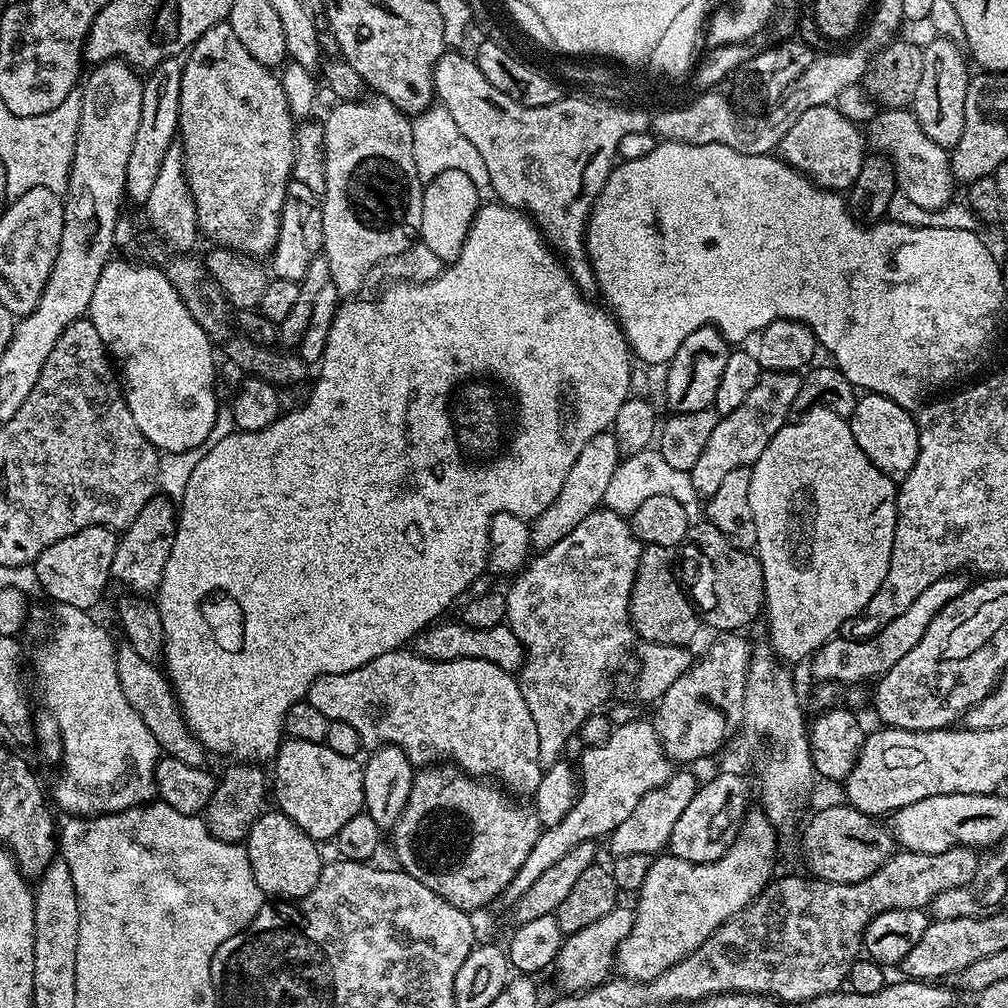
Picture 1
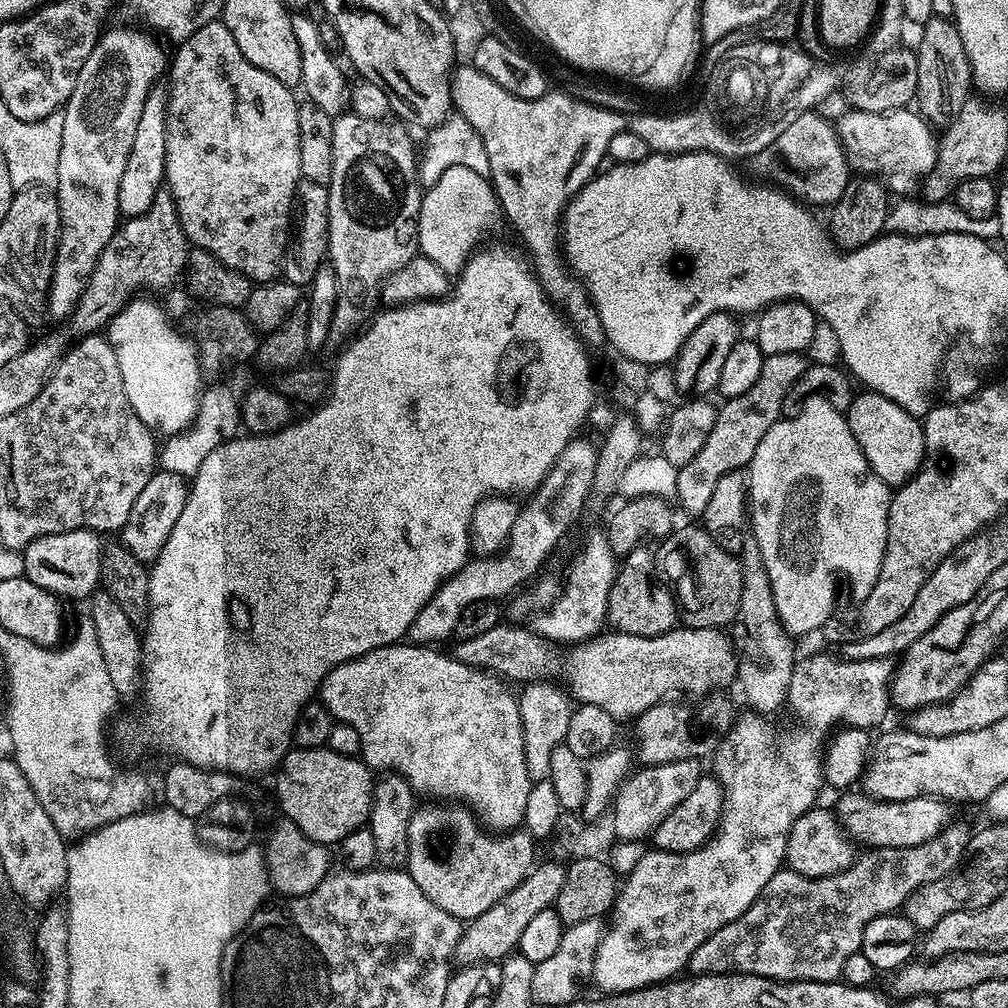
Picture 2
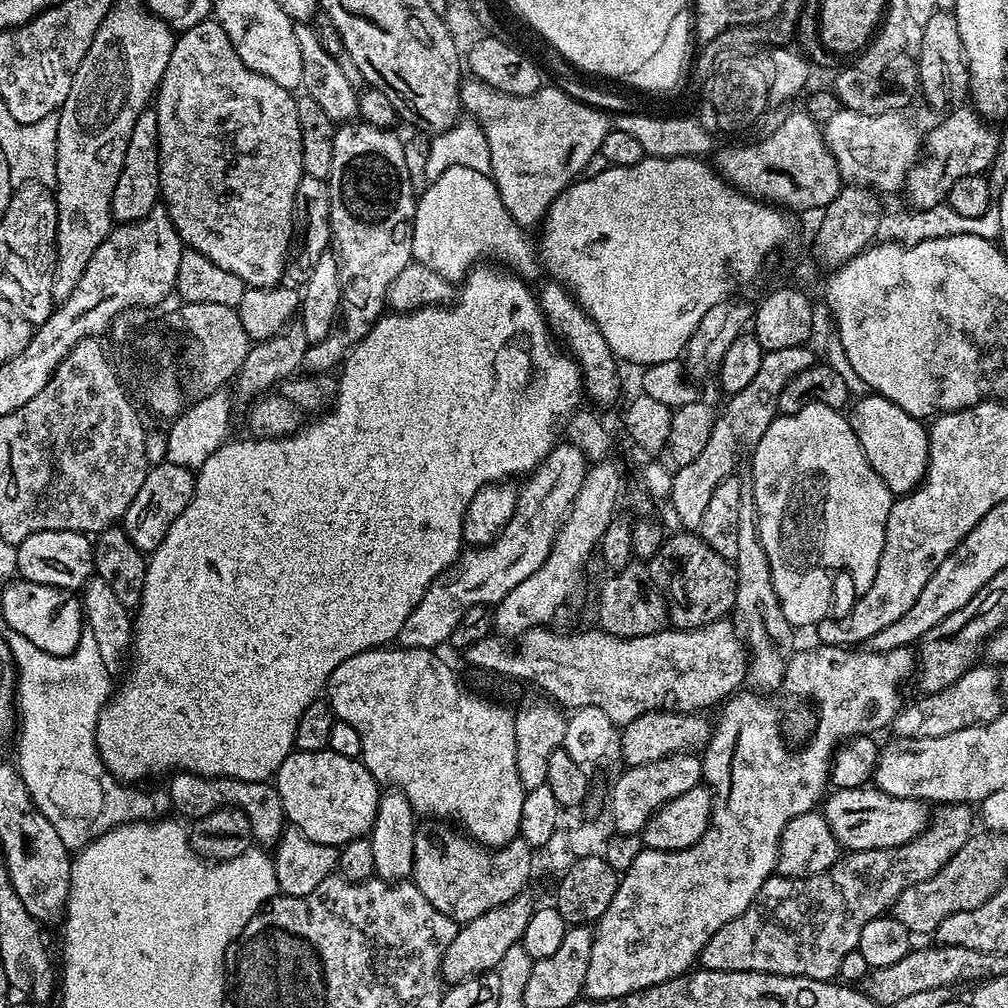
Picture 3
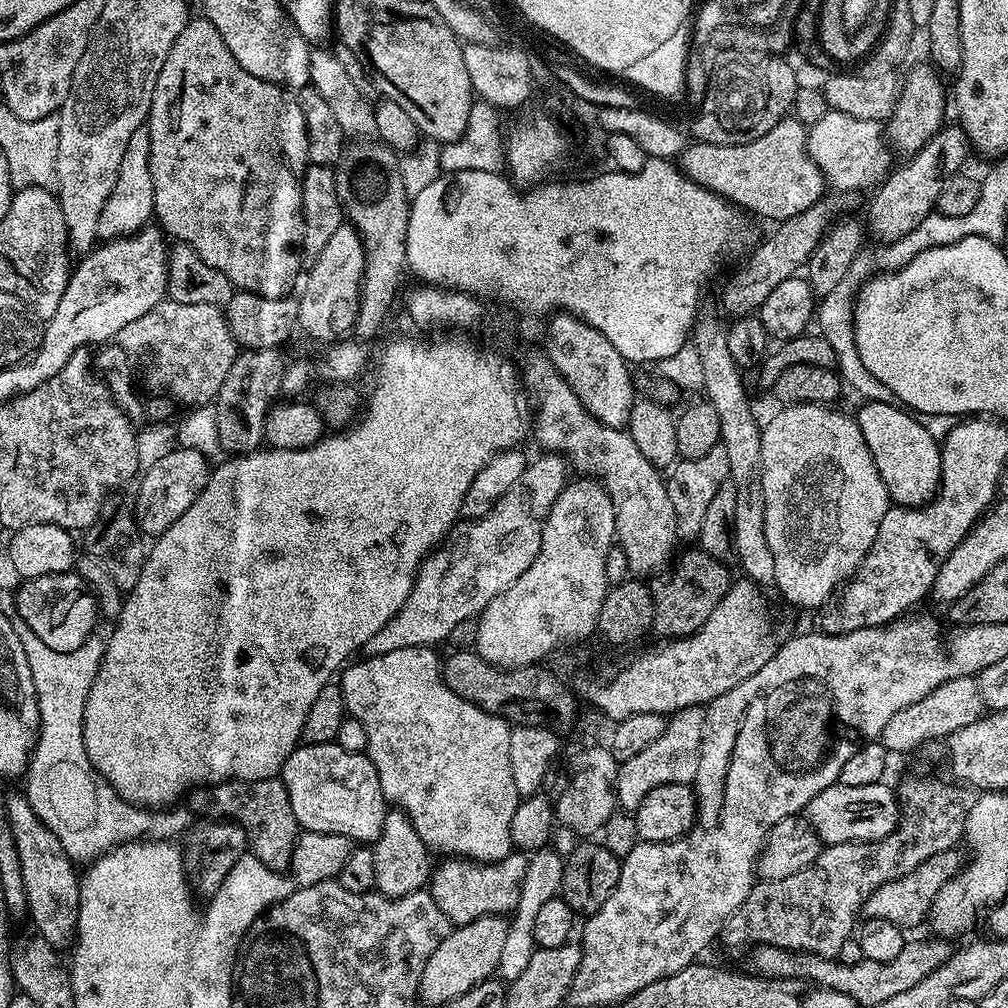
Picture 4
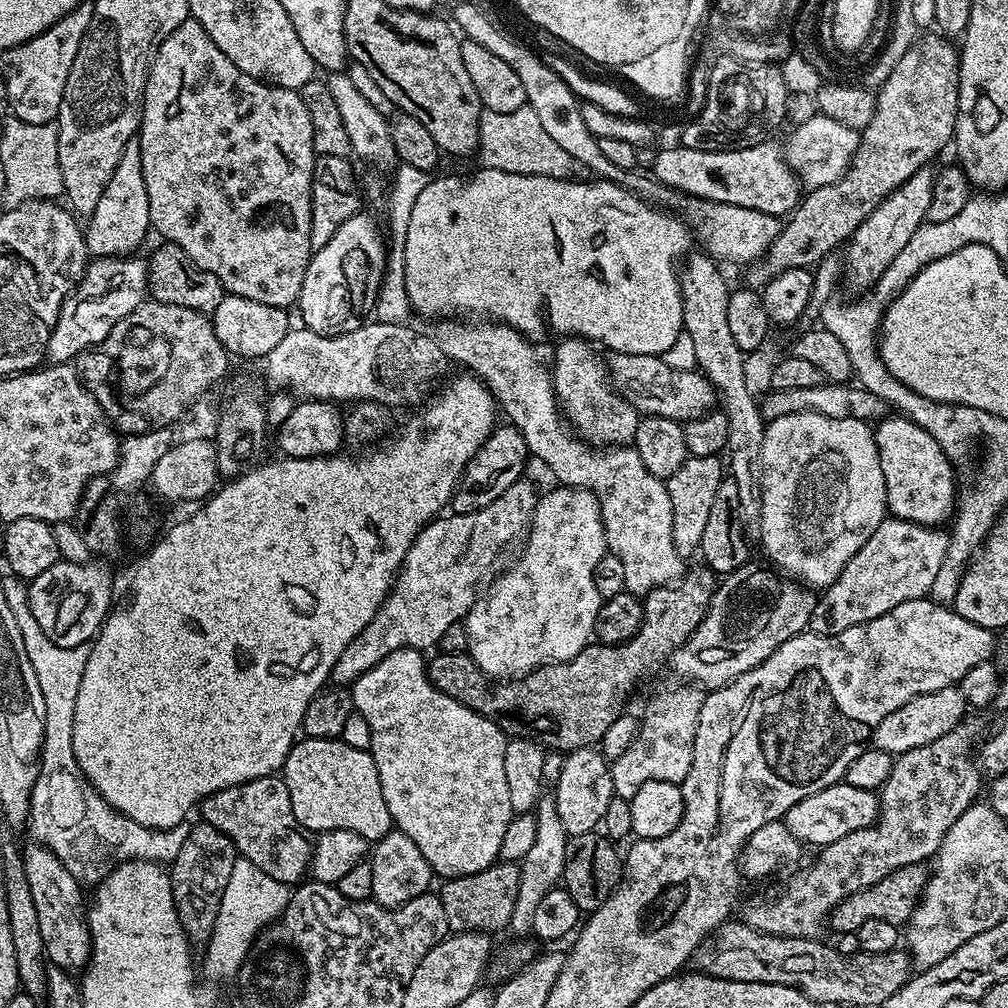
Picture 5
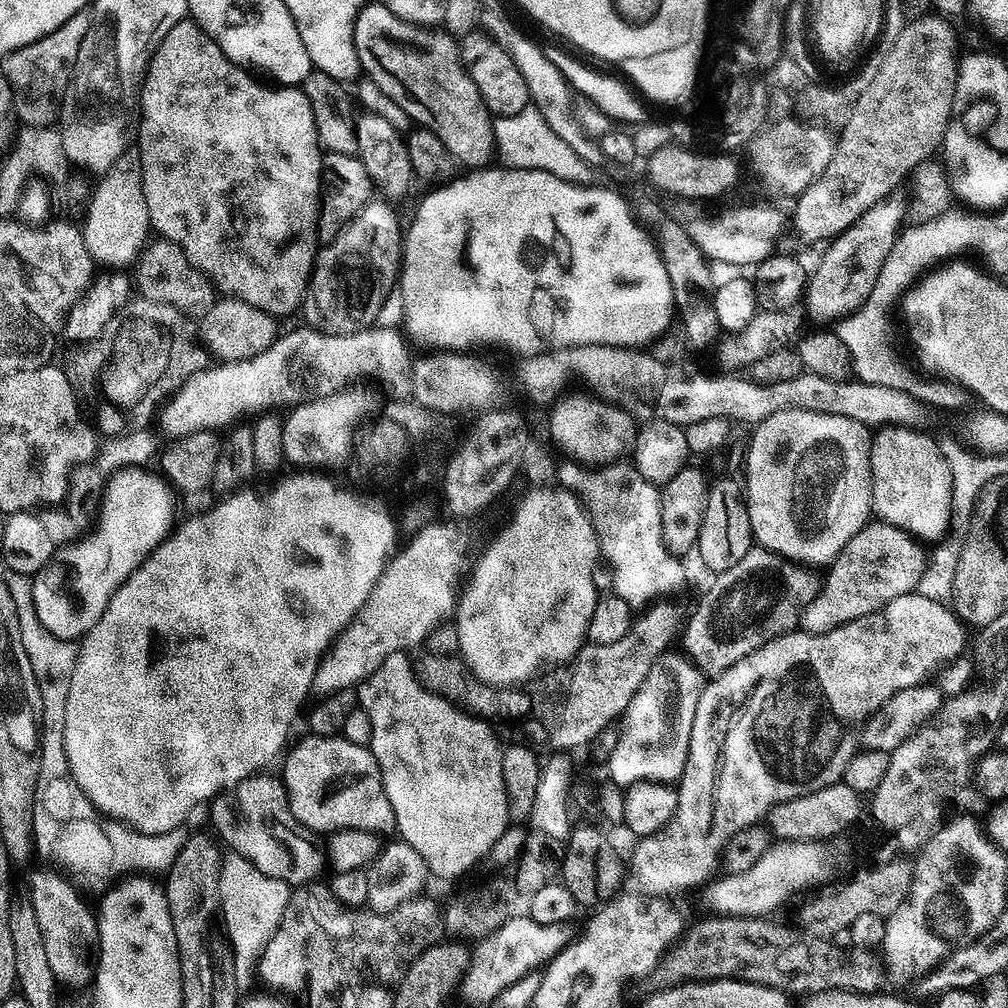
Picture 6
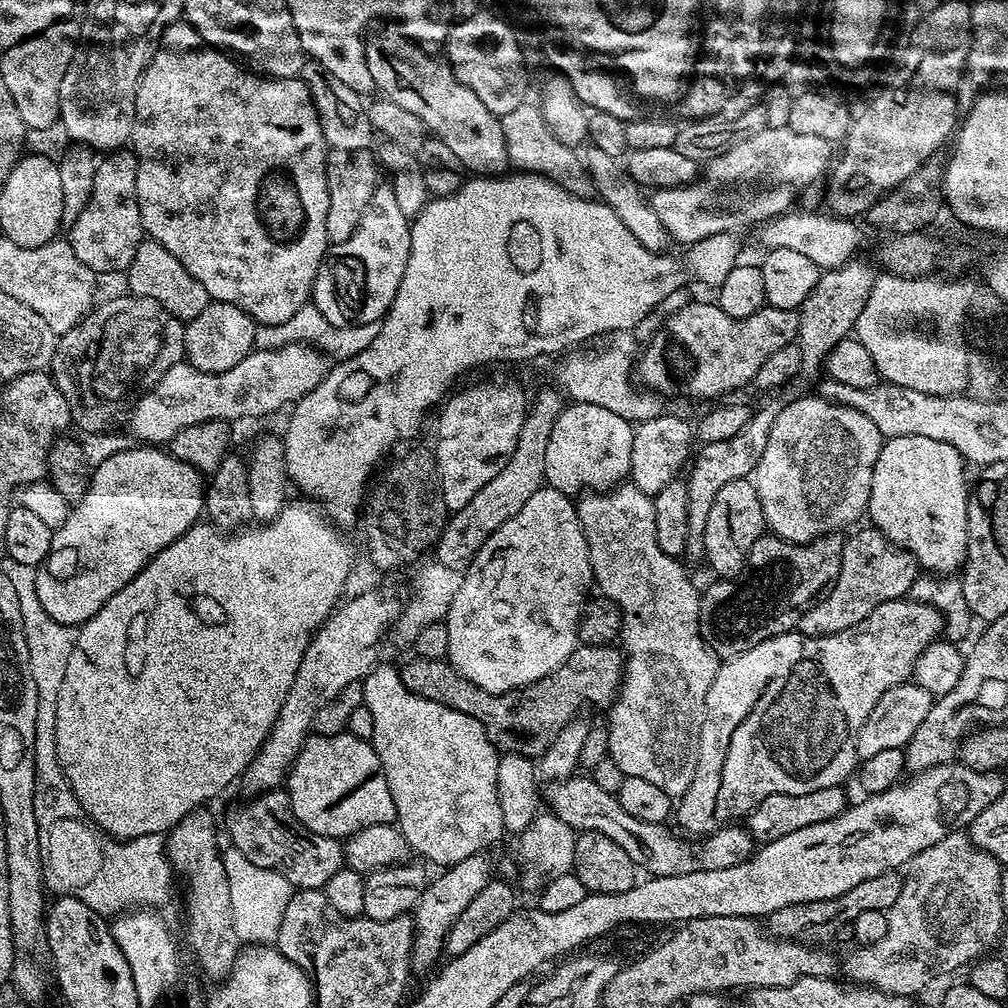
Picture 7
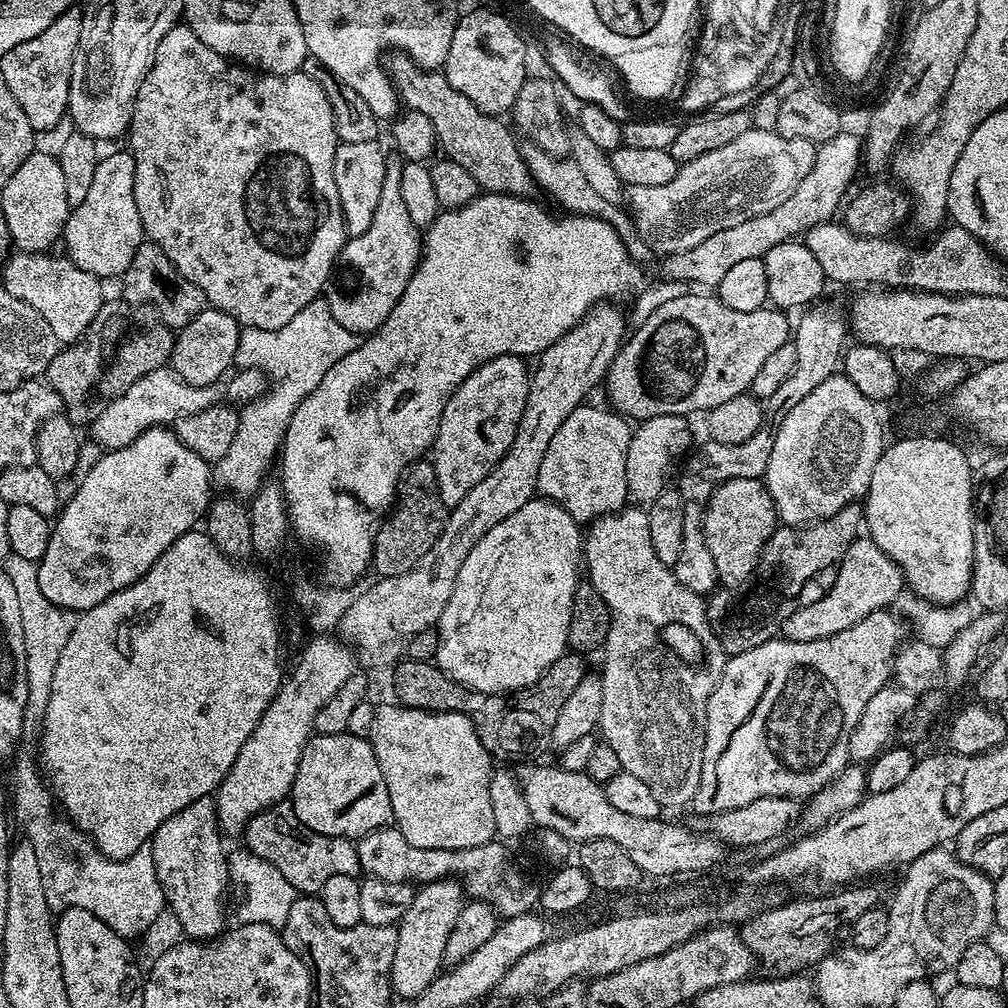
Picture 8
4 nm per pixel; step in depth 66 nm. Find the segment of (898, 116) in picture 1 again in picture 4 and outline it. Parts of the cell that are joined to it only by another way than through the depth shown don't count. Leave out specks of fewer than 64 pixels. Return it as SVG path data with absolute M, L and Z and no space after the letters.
M831 110L808 128L808 153L824 171L827 183L840 192L852 192L855 188L875 189L893 167L893 153L881 121L850 118L850 114Z

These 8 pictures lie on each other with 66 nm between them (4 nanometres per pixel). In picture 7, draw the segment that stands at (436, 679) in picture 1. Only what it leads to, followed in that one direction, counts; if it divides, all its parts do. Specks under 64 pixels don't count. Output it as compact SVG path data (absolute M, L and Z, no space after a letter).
M381 663L373 668L370 675L364 677L362 681L364 685L364 707L370 710L370 715L374 718L374 734L370 743L382 762L382 770L386 774L386 782L390 786L390 798L394 802L396 824L400 833L406 838L409 849L415 855L417 852L418 855L425 856L429 860L429 862L427 861L429 865L440 864L439 866L447 866L457 864L479 852L488 852L491 849L491 844L498 843L500 836L505 835L502 809L498 806L498 762L501 753L492 745L490 738L486 738L486 730L482 730L482 726L474 718L470 718L458 710L450 710L450 706L442 706L442 702L430 702L430 698L422 698L418 694L406 690L406 686L400 677L399 667L393 666L391 668L390 665L383 664Z

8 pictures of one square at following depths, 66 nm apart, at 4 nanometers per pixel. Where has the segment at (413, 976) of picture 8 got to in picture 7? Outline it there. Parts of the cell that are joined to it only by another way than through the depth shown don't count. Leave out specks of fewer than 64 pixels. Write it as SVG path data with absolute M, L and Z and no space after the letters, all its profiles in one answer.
M479 852L457 864L449 864L443 869L441 876L433 875L429 879L422 898L418 898L414 909L416 937L412 943L413 969L424 972L444 952L444 935L454 926L458 914L482 894L482 890L493 879L492 860L488 852Z

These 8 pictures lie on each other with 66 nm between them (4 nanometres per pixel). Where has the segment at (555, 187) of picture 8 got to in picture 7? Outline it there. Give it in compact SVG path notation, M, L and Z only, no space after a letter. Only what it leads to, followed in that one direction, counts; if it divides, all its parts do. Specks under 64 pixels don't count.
M525 102L518 106L518 110L510 110L510 114L502 117L502 123L508 159L513 169L532 172L535 176L545 176L572 196L596 196L595 186L592 185L585 161L579 155L576 157L578 152L575 147L564 145L551 133L543 120L540 108L535 103Z

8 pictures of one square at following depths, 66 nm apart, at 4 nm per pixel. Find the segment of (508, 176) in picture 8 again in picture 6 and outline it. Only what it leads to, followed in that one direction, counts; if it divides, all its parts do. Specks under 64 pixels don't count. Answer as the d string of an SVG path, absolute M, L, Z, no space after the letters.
M368 2L356 15L354 46L363 75L374 81L387 97L402 107L412 122L438 134L453 160L468 170L483 168L493 163L496 150L496 139L492 133L494 117L482 102L478 86L474 86L474 82L461 64L457 41L448 32L409 24L407 20L398 18L379 2Z

